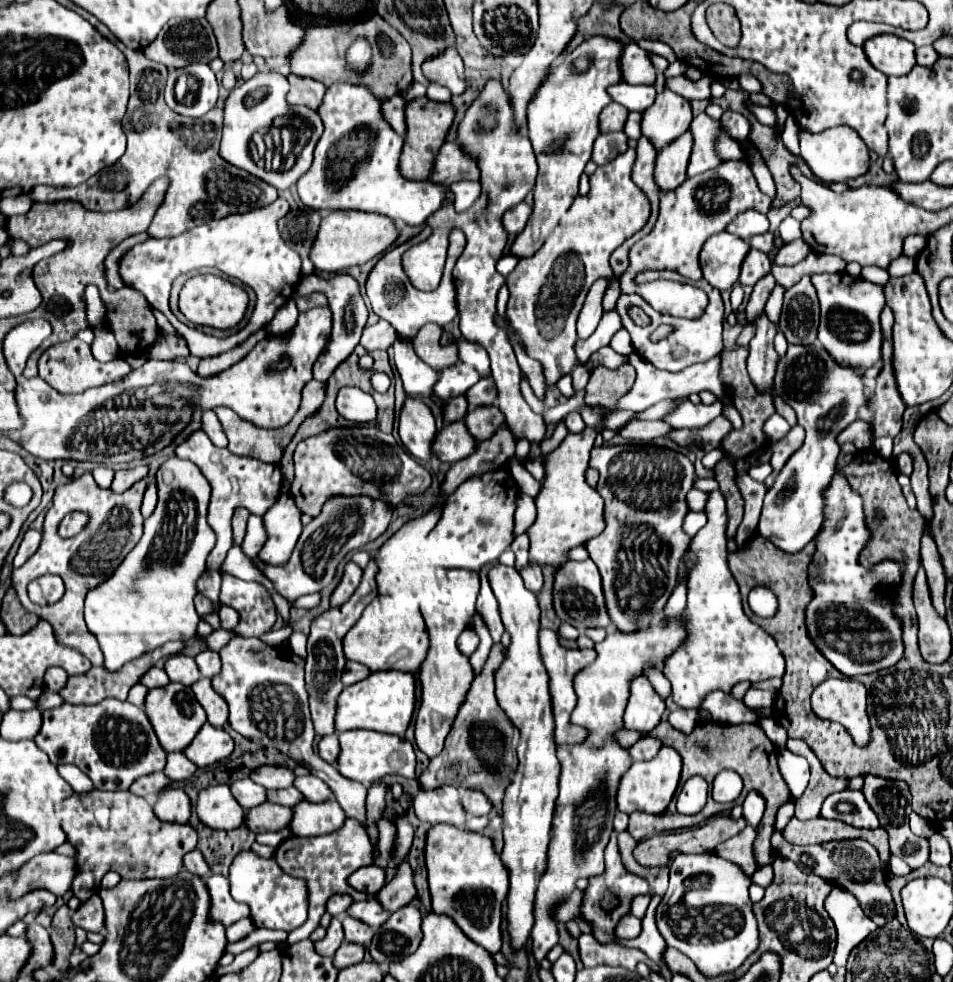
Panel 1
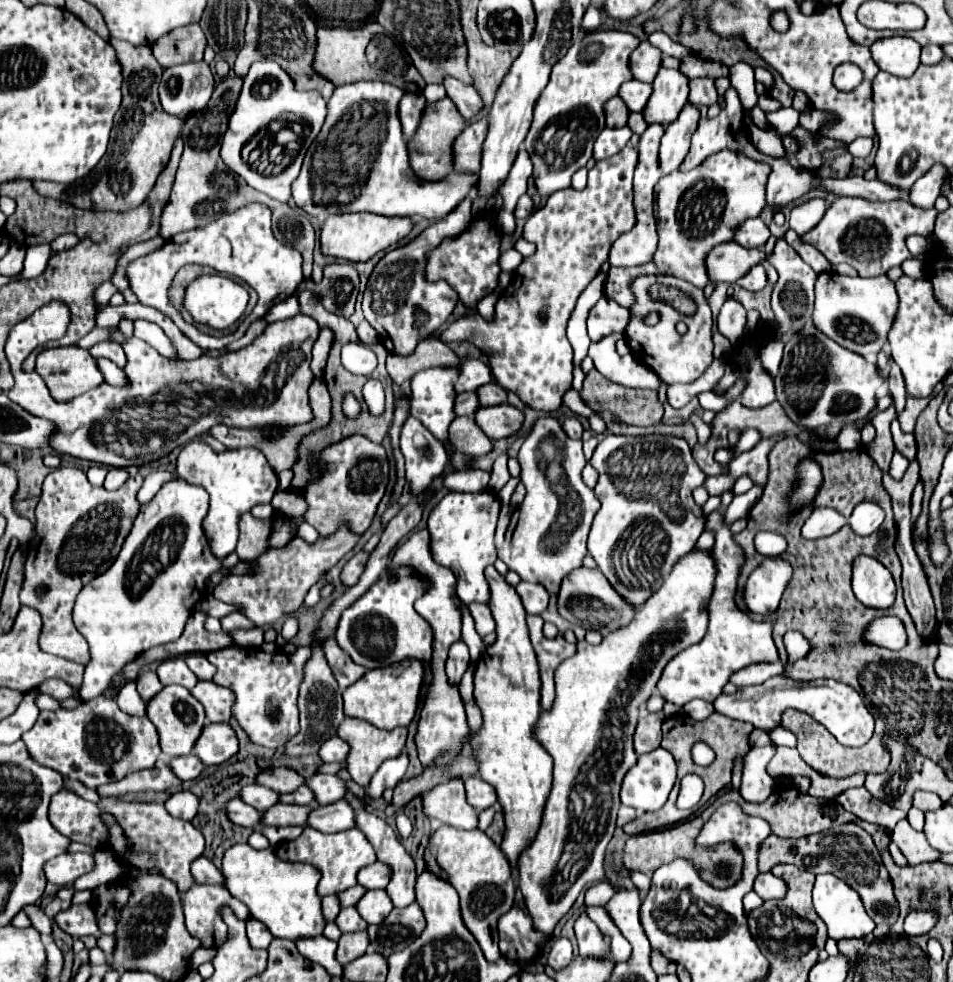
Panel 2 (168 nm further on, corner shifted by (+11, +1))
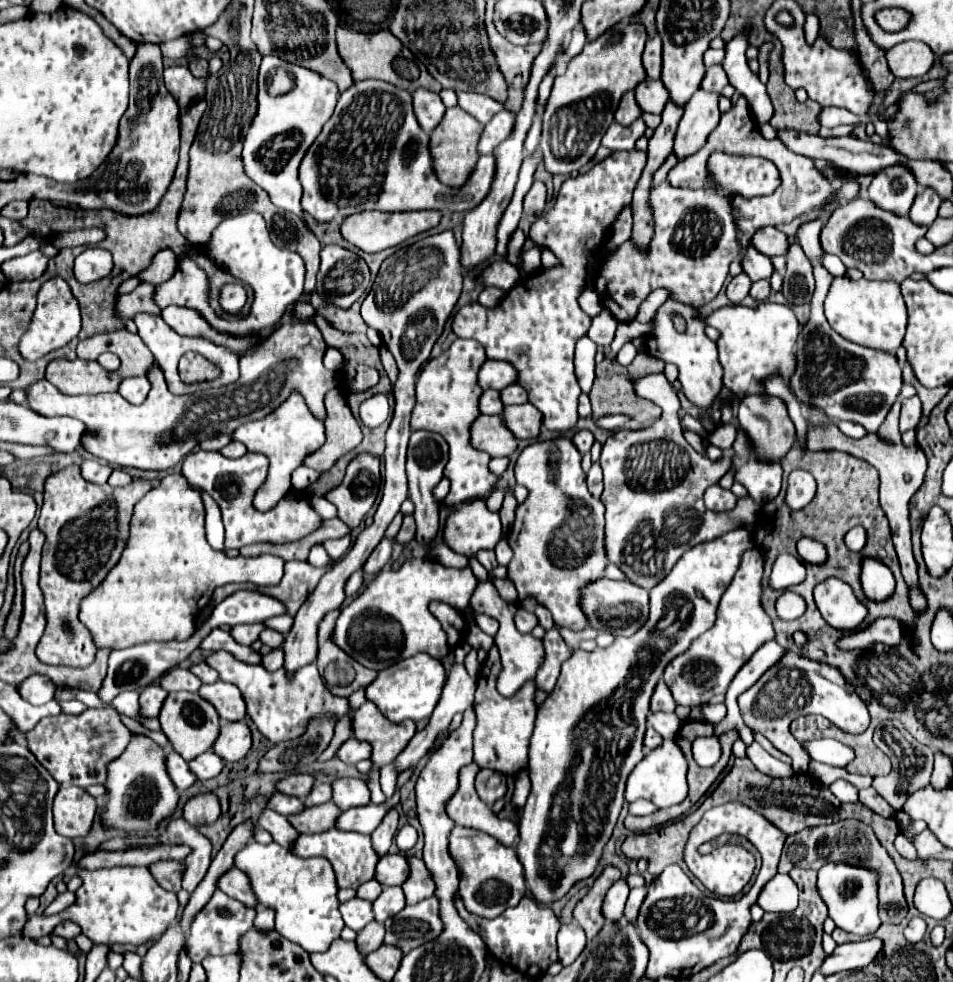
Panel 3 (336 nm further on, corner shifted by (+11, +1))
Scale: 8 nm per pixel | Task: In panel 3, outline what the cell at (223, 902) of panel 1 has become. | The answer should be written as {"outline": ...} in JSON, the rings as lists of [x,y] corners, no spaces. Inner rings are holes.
{"outline":[[[215,889],[213,897],[207,901],[207,905],[193,917],[191,921],[191,929],[187,935],[187,951],[193,963],[201,963],[205,957],[209,955],[227,955],[227,953],[235,953],[239,949],[239,941],[241,937],[253,927],[253,919],[255,919],[255,909],[245,907],[241,901],[225,895],[223,891]],[[225,907],[231,911],[231,917],[223,919],[217,915],[217,909]]]}

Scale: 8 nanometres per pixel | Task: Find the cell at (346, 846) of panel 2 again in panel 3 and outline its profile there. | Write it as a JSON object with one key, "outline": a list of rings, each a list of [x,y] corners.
{"outline":[[[327,829],[325,833],[315,833],[315,835],[299,835],[291,849],[297,857],[325,857],[333,865],[335,877],[337,877],[337,887],[349,887],[357,889],[361,883],[373,879],[375,875],[375,865],[379,861],[379,853],[373,849],[371,837],[361,835],[361,833],[345,833],[339,829]]]}

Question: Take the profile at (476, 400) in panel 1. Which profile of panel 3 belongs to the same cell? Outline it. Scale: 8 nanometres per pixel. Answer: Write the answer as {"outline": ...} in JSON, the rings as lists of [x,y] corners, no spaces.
{"outline":[[[507,385],[501,389],[501,401],[503,405],[517,405],[517,403],[527,403],[527,393],[519,385]]]}

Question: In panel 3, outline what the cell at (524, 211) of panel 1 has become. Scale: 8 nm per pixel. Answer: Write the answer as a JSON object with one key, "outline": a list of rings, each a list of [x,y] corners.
{"outline":[[[535,181],[533,187],[529,189],[529,193],[525,195],[523,201],[523,213],[527,215],[541,215],[547,203],[547,189],[541,181]]]}

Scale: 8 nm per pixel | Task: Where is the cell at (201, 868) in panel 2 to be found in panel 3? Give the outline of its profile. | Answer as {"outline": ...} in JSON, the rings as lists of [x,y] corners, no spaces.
{"outline":[[[237,867],[223,873],[219,877],[219,881],[217,881],[217,887],[223,893],[227,893],[229,897],[235,897],[237,901],[241,901],[241,903],[245,903],[249,907],[257,907],[257,901],[253,901],[253,893],[249,893],[249,879]]]}

